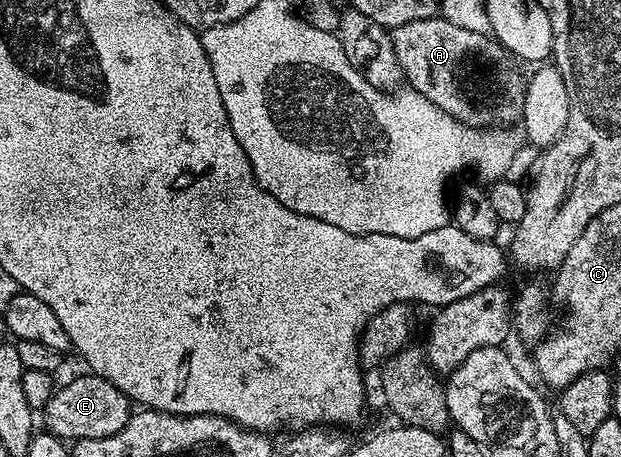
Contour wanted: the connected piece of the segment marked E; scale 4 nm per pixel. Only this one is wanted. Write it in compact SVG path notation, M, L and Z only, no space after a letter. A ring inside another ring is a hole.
M86 372L80 378L56 389L45 411L46 429L64 440L81 438L109 438L127 427L133 415L133 403L109 380L94 372Z

